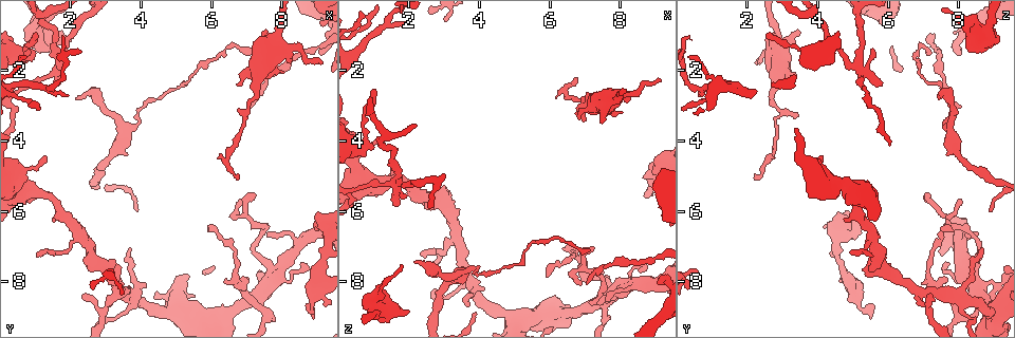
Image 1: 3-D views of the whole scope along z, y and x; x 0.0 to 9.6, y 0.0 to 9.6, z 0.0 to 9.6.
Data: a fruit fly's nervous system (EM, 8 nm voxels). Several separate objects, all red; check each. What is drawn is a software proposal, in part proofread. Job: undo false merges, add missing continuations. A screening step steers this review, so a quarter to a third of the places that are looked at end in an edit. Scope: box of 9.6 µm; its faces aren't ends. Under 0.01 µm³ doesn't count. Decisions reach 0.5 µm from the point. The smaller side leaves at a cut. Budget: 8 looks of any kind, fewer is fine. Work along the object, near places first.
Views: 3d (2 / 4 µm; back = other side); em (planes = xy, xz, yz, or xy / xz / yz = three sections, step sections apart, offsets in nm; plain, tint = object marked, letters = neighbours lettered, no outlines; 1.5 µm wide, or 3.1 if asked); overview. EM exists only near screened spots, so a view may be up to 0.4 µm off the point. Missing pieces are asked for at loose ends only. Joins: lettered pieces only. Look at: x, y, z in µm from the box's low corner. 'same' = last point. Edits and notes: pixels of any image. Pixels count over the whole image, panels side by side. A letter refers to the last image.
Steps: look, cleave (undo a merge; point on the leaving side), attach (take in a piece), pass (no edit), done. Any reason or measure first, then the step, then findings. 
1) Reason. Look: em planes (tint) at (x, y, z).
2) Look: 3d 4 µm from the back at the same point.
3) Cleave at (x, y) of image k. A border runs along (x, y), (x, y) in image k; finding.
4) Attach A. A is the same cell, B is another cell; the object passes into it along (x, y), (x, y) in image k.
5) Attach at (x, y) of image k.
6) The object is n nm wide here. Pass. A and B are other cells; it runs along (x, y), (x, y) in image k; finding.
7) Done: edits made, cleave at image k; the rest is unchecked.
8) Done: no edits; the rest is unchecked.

Calibre changes. Look: em planes (tint) at (8.85, 8.80, 5.25).

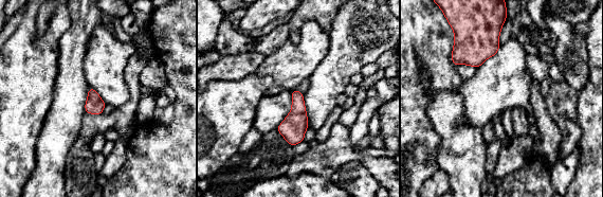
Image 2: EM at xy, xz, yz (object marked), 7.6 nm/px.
See the neighbours. Look: em planes (letters) at the same point.

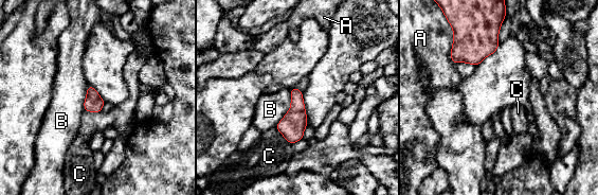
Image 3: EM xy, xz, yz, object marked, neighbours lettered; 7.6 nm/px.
Pass. A, B and C are other cells; a border runs along (290, 90), (290, 108), (274, 127) in image 3; one neuron here.

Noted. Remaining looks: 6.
Thin end. Look: em planes (plain) at (3.70, 7.05, 8.65).

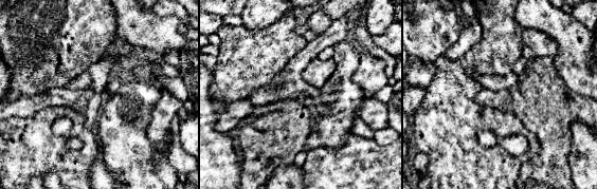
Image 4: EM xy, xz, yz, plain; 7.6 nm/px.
Look: em planes (tint) at the same point.

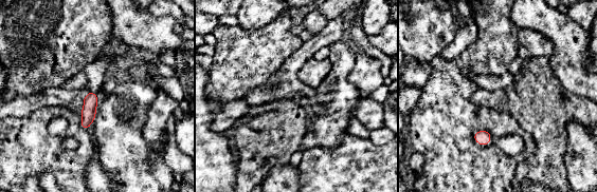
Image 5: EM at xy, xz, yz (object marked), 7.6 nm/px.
Look: em planes (letters) at the same point.

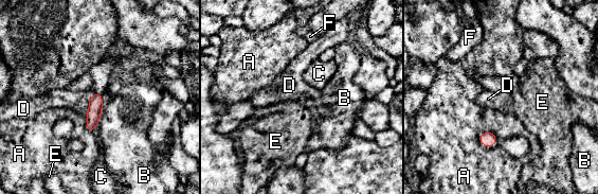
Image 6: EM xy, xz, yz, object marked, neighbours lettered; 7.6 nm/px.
Pass. A, B, C, D, E and F are other cells; a border runs along (94, 93), (89, 100) in image 6; no lettered piece goes on from it.

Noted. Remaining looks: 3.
Branch stops here. Look: 3d 2 µm at (2.00, 1.10, 8.90).

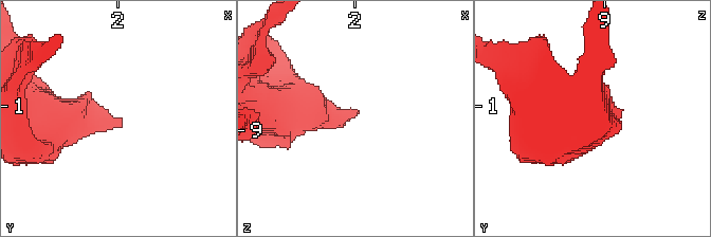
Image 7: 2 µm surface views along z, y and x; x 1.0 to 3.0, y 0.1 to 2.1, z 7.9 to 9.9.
Shape alone is not enough. Look: em xy step 4 (letters) at (2.00, 1.06, 8.86).

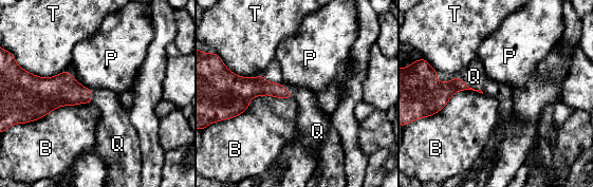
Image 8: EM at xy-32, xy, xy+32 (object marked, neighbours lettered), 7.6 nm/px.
Look: em planes (letters) at the same point.

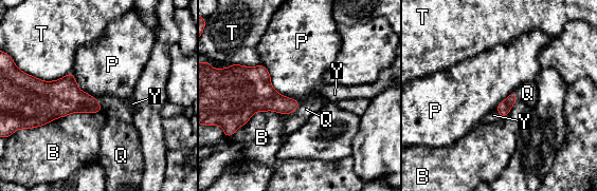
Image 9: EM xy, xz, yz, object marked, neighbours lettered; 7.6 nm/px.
Attach Q. Q is the same cell, B, P, T and Y are other cells; the object passes into it along (265, 97), (295, 109), (306, 109) in image 9; the neuron continues.

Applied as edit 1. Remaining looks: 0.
Done: edits made, attach at image 9; the rest is unchecked.

